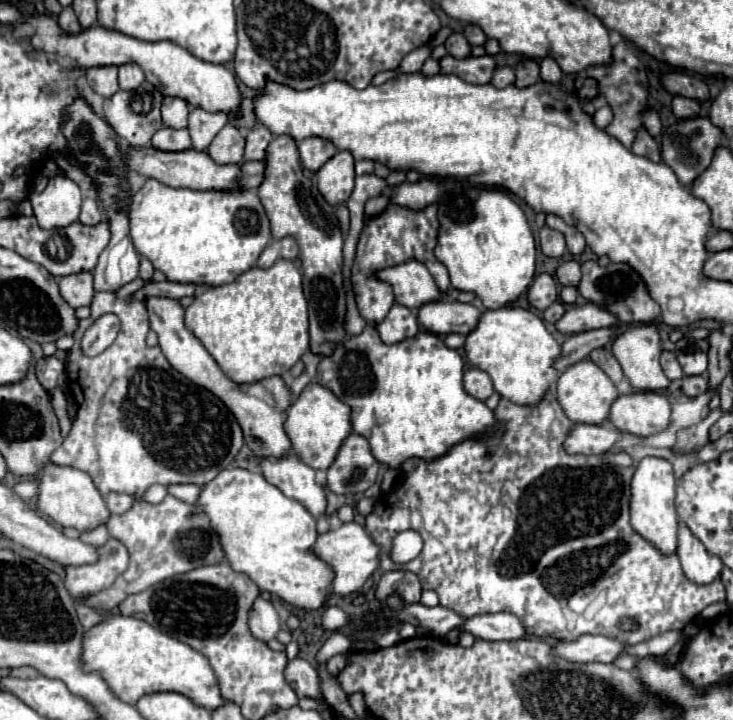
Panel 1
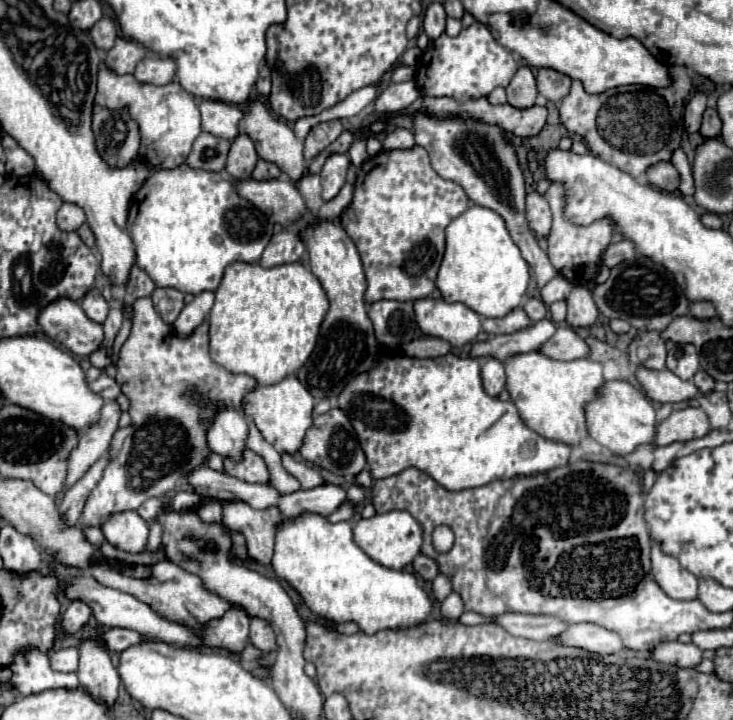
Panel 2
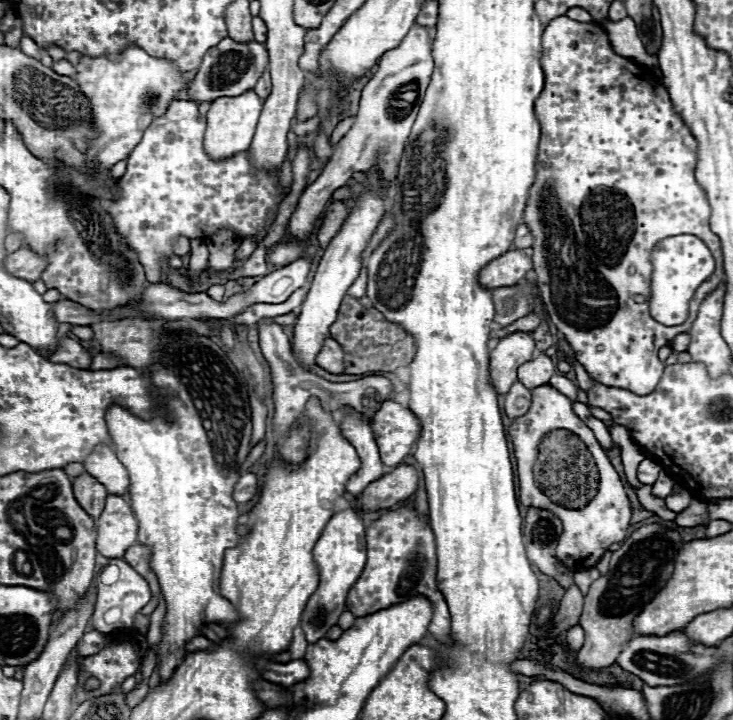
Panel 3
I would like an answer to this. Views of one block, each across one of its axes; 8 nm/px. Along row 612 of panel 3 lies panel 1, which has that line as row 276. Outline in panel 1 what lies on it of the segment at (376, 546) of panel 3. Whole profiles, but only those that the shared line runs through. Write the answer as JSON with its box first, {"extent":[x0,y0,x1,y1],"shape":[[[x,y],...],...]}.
{"extent":[352,204,450,324],"shape":[[[388,204],[388,208],[380,214],[374,216],[362,230],[360,242],[358,242],[358,252],[352,268],[352,290],[356,296],[358,310],[366,322],[380,324],[390,306],[394,304],[394,292],[390,290],[390,284],[374,278],[374,272],[386,266],[396,266],[402,264],[410,258],[418,258],[420,262],[426,262],[430,274],[434,276],[436,286],[440,292],[446,292],[450,286],[448,270],[444,264],[440,264],[434,258],[434,246],[438,242],[438,220],[436,220],[436,204],[428,206],[426,210],[408,210],[398,204]]]}

